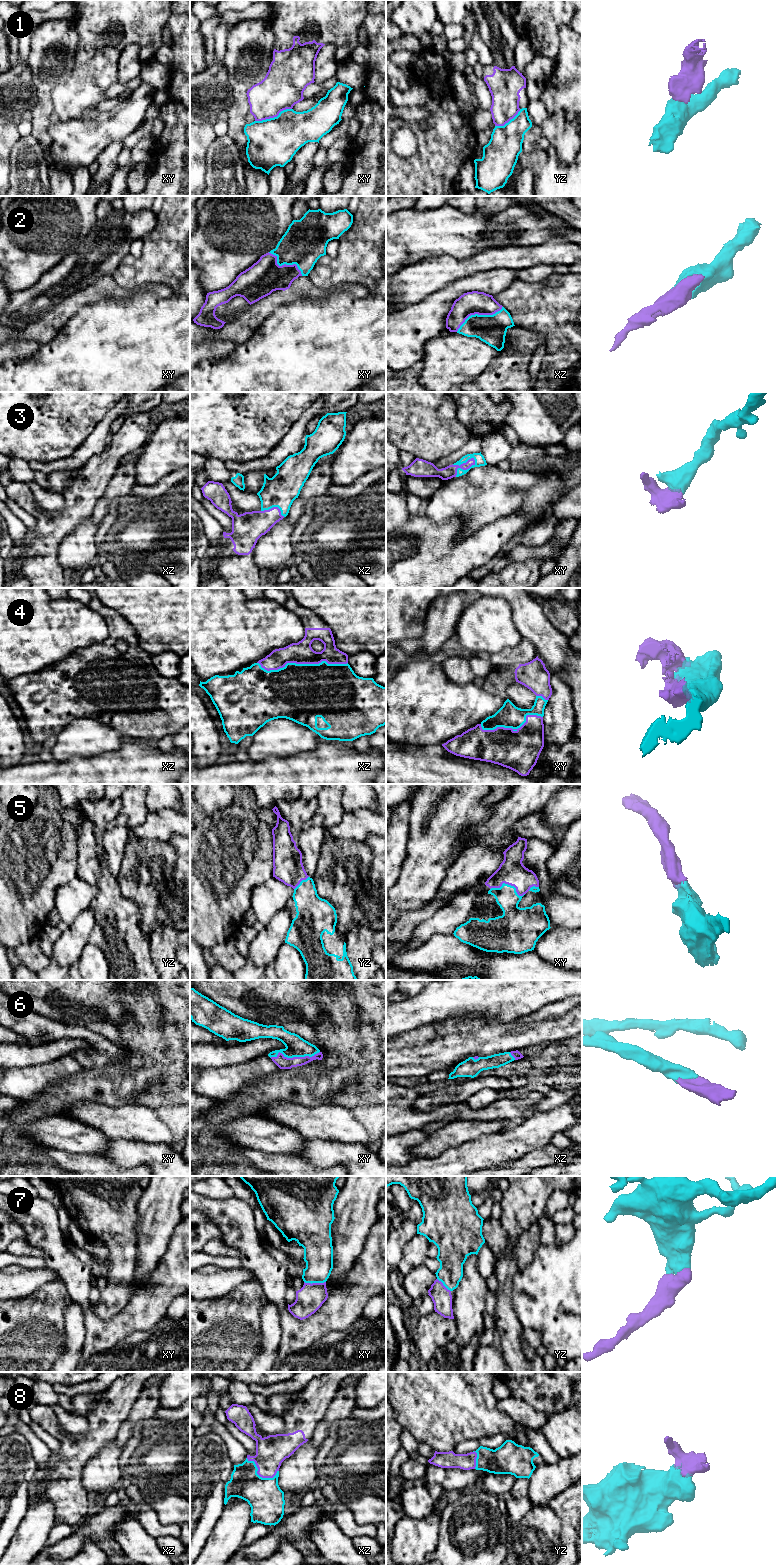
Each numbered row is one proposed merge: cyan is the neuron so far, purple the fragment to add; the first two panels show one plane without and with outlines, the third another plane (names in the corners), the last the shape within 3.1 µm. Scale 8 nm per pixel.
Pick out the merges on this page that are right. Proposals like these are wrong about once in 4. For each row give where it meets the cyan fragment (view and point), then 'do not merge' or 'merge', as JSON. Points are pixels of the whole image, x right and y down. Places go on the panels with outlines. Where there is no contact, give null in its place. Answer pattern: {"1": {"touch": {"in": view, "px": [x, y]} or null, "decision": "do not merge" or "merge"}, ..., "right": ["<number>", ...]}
{"1": {"touch": {"in": "xy", "px": [274, 117]}, "decision": "do not merge"}, "2": {"touch": {"in": "xz", "px": [477, 314]}, "decision": "merge"}, "3": {"touch": {"in": "xy", "px": [461, 463]}, "decision": "merge"}, "4": {"touch": {"in": "xz", "px": [302, 664]}, "decision": "merge"}, "5": {"touch": {"in": "xy", "px": [509, 885]}, "decision": "merge"}, "6": {"touch": {"in": "xy", "px": [294, 1056]}, "decision": "merge"}, "7": {"touch": {"in": "xy", "px": [315, 1282]}, "decision": "merge"}, "8": {"touch": {"in": "xz", "px": [257, 1474]}, "decision": "merge"}, "right": ["2", "3", "4", "5", "6", "7", "8"]}

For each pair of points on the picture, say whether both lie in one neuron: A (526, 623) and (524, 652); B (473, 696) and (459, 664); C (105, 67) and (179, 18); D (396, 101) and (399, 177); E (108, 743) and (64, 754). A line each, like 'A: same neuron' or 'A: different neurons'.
A: different neurons
B: different neurons
C: different neurons
D: different neurons
E: same neuron

